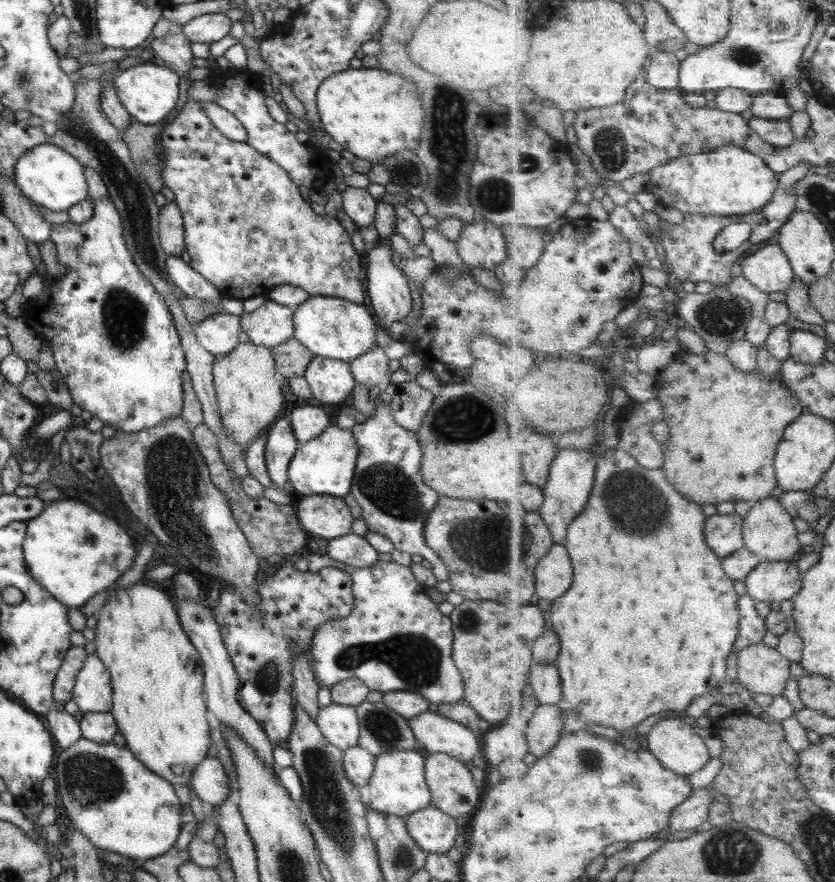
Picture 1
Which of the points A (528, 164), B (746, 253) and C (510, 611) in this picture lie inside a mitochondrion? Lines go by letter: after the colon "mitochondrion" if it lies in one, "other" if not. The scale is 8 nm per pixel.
A: mitochondrion
B: other
C: other

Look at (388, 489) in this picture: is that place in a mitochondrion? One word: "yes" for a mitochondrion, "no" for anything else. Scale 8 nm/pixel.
yes

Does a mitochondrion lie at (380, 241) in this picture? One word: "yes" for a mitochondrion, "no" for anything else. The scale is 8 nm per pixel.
no

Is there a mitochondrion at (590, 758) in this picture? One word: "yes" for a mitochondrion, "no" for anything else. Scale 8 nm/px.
yes

